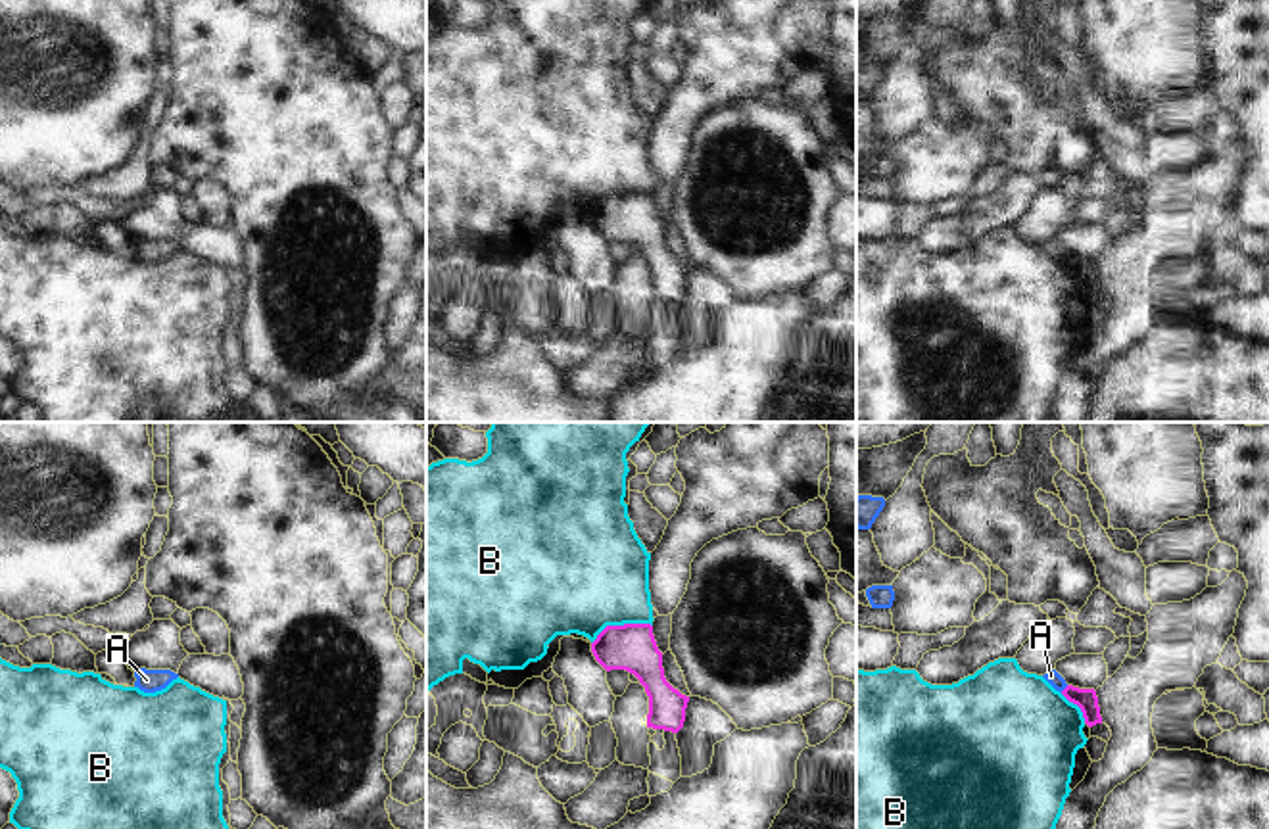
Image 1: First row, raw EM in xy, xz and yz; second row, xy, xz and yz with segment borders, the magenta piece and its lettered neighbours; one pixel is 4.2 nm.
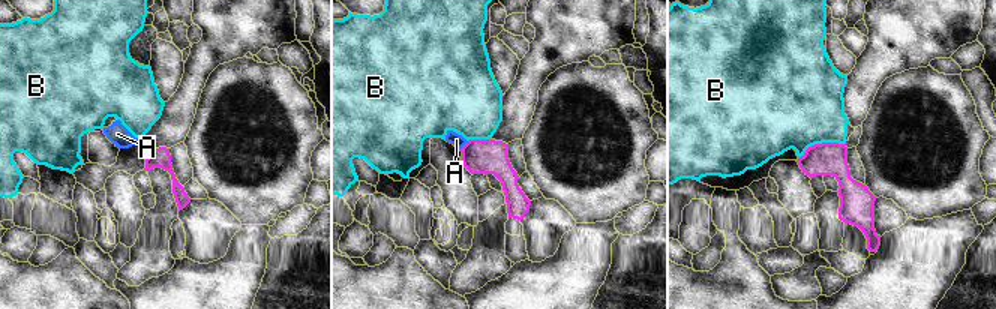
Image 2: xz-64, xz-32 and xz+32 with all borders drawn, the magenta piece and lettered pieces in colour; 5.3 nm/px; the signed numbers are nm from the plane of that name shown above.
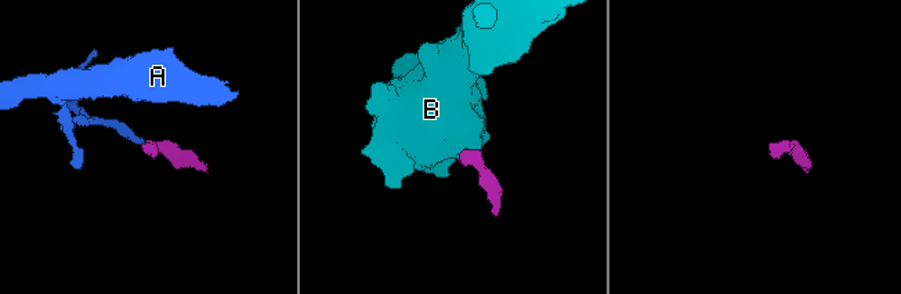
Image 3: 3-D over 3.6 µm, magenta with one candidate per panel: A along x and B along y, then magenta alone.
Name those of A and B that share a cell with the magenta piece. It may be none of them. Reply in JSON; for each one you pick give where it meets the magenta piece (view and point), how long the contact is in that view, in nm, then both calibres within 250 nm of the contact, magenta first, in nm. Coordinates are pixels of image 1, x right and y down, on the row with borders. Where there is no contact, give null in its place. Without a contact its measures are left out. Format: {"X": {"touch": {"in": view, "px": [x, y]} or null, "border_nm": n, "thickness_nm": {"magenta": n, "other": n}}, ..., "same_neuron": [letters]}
{"same_neuron": []}

